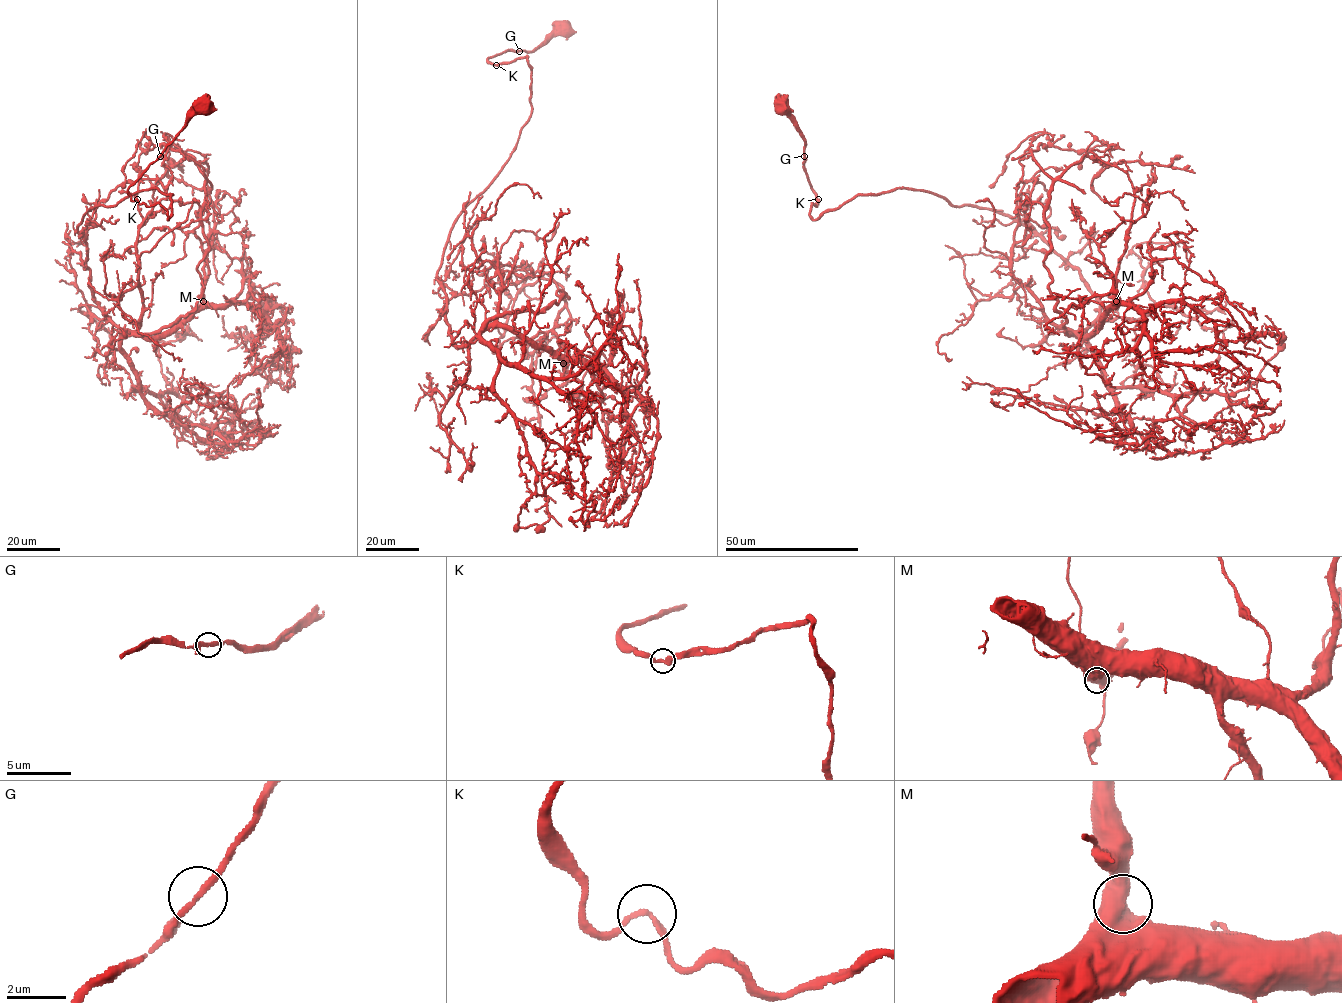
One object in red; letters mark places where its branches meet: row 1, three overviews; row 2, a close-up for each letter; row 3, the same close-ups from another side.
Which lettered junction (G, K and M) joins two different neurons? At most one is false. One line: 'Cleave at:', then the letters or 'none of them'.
Cleave at: none of them

